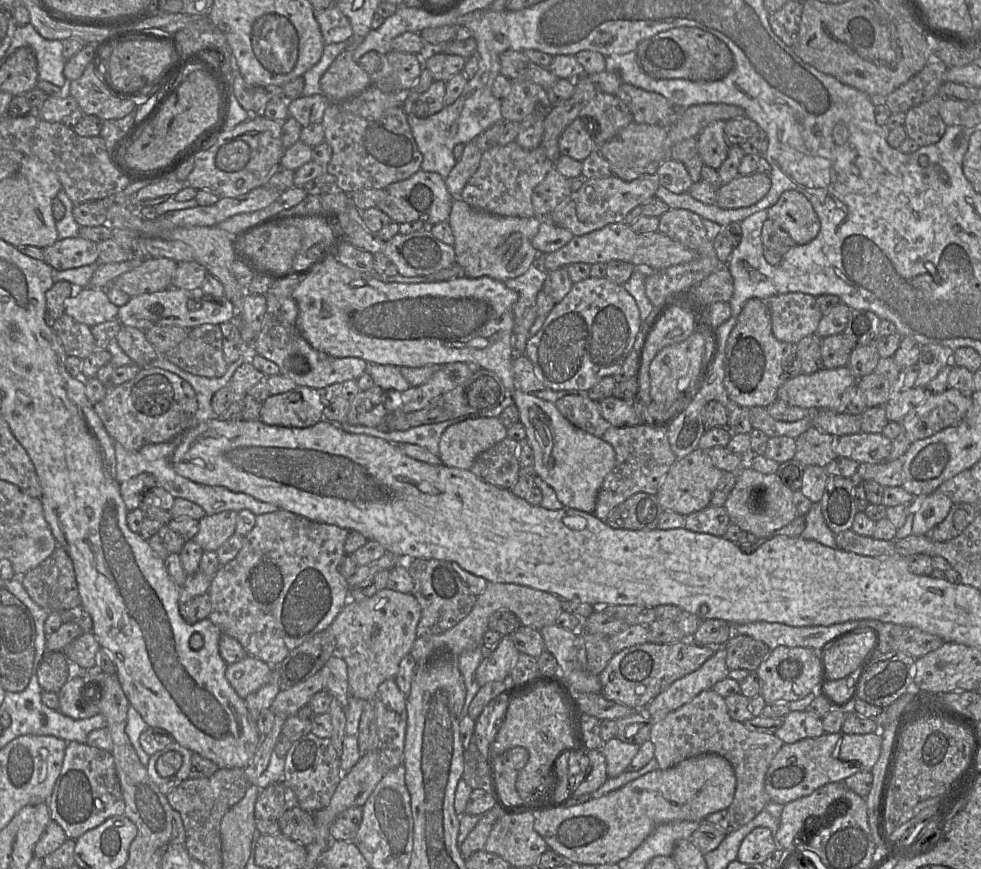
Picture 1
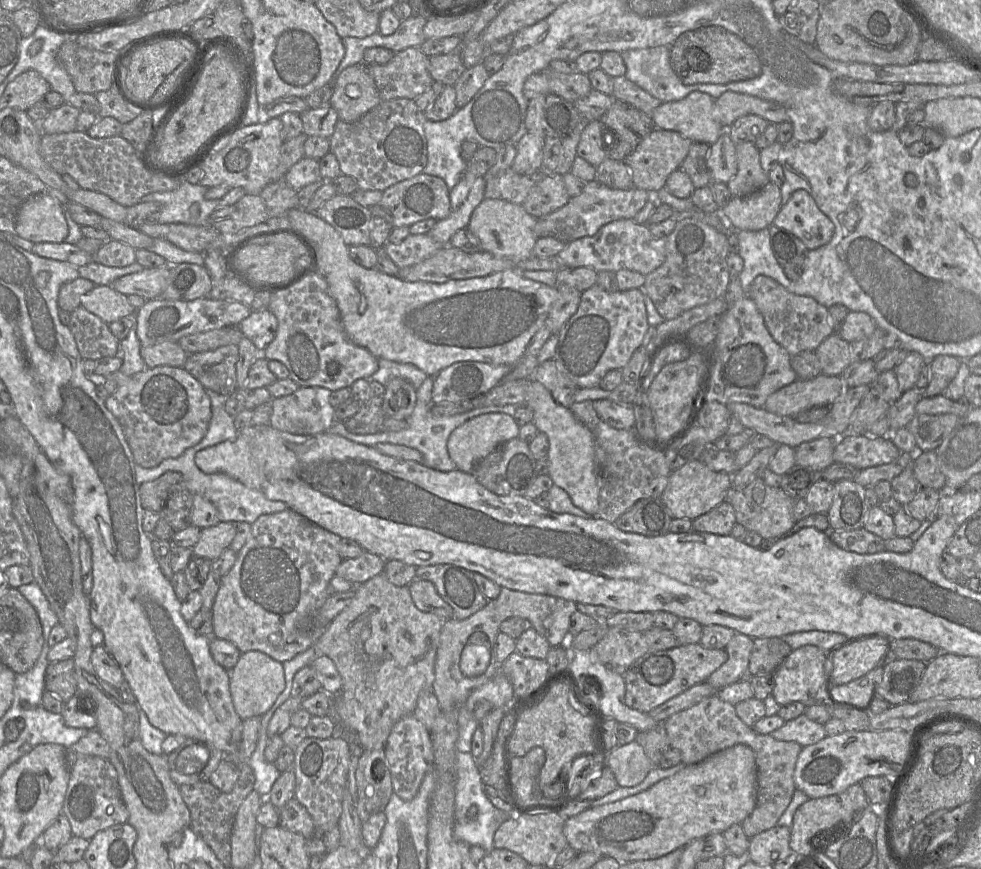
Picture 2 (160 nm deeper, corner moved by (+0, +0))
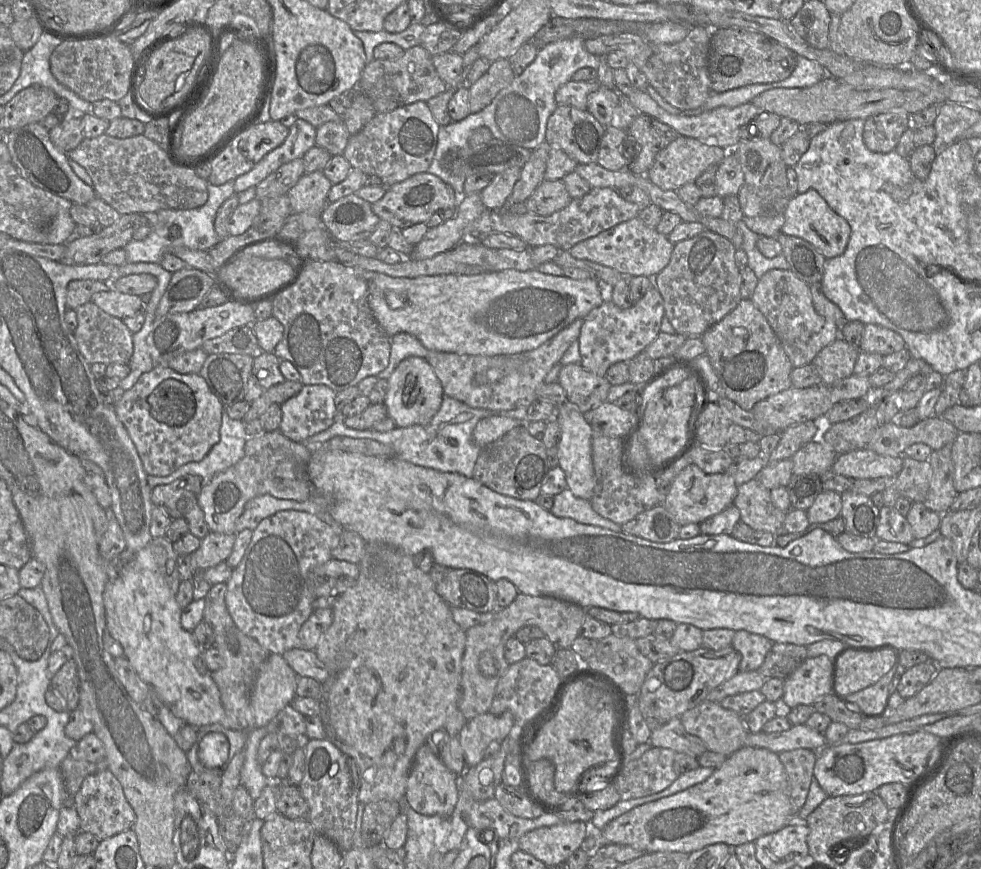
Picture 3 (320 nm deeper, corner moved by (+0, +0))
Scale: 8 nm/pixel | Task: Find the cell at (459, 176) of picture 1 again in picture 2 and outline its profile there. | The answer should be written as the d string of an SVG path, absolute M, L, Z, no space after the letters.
M464 174L459 182L450 190L450 214L438 220L434 227L426 234L441 245L448 245L451 237L460 229L467 228L474 209L485 199L485 180L473 174Z

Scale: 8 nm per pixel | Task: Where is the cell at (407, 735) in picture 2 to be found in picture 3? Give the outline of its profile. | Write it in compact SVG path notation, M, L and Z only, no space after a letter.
M427 744L416 752L408 775L404 802L422 815L450 816L458 801L459 779L433 754Z

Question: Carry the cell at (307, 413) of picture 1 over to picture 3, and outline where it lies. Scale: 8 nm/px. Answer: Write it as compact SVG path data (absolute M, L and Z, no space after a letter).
M324 384L303 385L295 396L280 404L282 410L280 432L295 442L303 442L329 428L337 416L340 416L335 404L336 394L336 391Z

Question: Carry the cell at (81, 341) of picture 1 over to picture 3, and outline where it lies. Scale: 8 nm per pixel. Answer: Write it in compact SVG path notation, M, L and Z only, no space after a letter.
M91 301L76 308L75 312L77 327L73 331L73 336L81 354L89 364L96 362L106 365L111 363L128 364L133 354L133 333L122 319L107 314Z

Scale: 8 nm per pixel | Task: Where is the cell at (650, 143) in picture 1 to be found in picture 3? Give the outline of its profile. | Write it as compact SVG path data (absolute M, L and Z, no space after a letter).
M680 135L656 155L654 163L646 176L652 183L662 190L677 191L686 183L695 183L695 180L710 167L718 166L729 151L733 151L733 149L725 150L718 146L707 145L695 138Z

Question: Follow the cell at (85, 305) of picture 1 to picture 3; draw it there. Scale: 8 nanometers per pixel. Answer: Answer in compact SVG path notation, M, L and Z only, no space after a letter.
M115 289L95 293L91 302L107 314L124 319L142 311L141 296L121 293Z

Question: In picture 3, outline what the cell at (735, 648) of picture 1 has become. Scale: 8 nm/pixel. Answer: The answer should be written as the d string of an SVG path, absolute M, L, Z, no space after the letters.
M774 643L757 670L766 679L785 680L808 658L806 646Z

